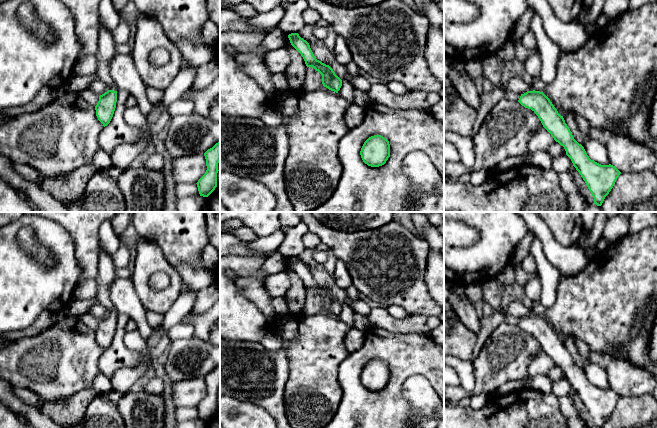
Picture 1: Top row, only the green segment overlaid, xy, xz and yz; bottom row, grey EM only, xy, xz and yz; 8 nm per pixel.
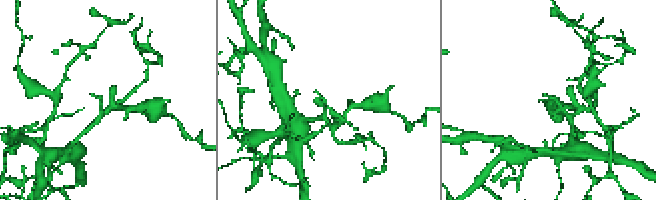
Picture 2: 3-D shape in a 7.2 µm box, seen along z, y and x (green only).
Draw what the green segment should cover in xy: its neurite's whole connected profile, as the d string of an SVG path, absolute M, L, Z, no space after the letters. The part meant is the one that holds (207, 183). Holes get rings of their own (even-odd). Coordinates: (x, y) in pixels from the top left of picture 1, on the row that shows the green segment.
M220 142L204 153L207 170L198 180L197 187L200 196L208 197L217 187L218 163L220 162Z

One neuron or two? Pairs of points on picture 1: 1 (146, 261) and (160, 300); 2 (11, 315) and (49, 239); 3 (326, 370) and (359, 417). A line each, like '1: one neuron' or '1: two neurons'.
1: one neuron
2: one neuron
3: two neurons

